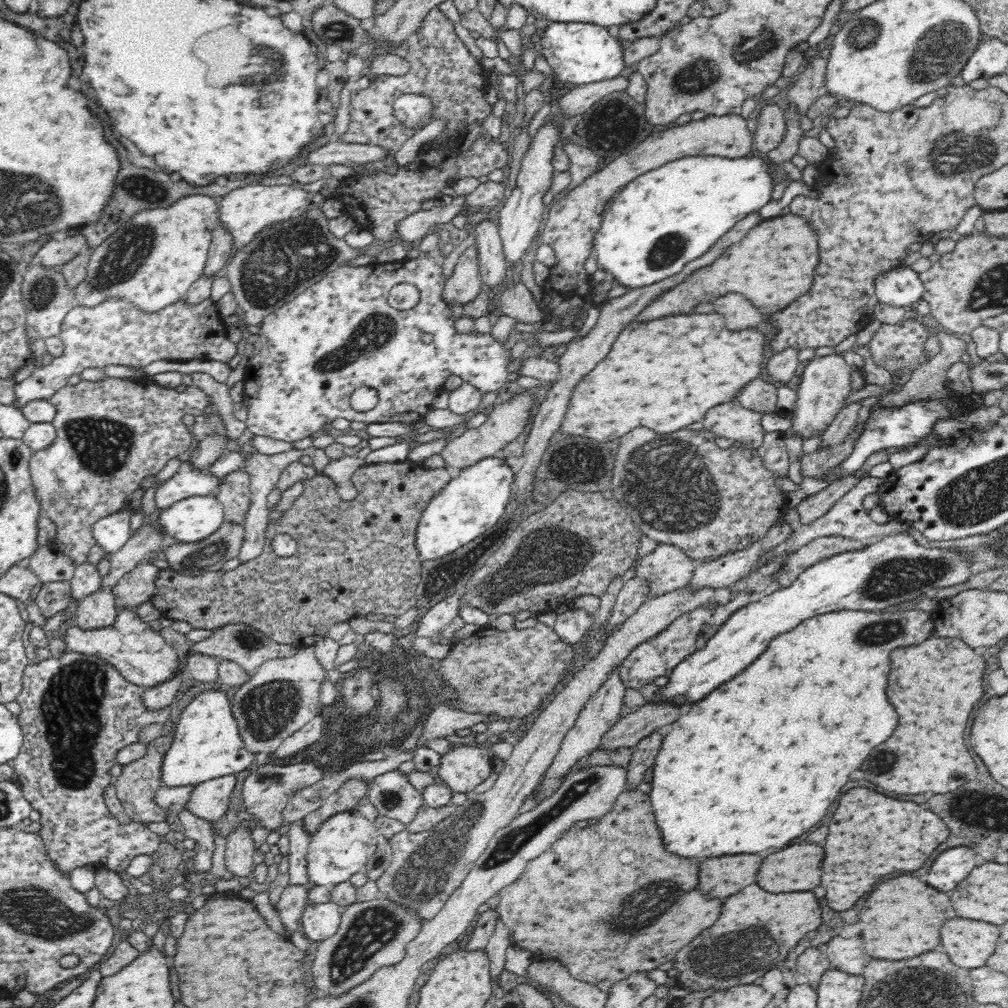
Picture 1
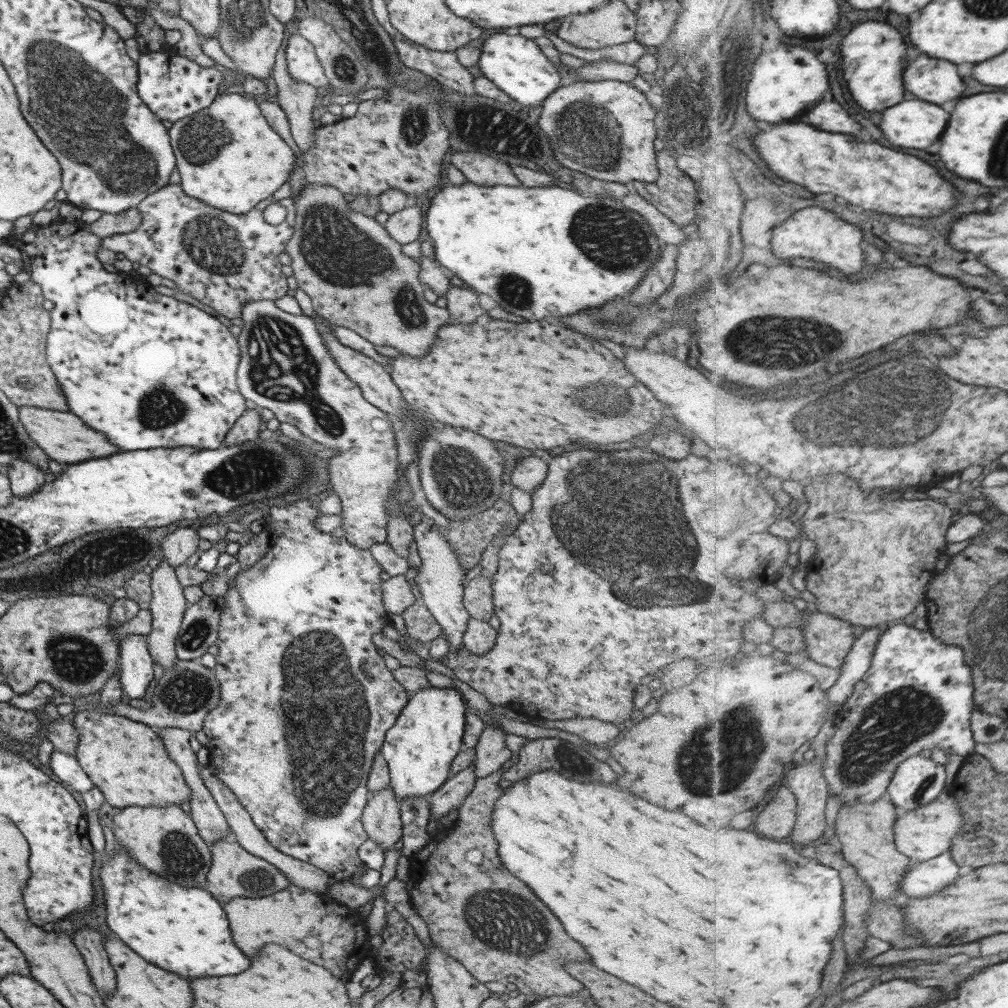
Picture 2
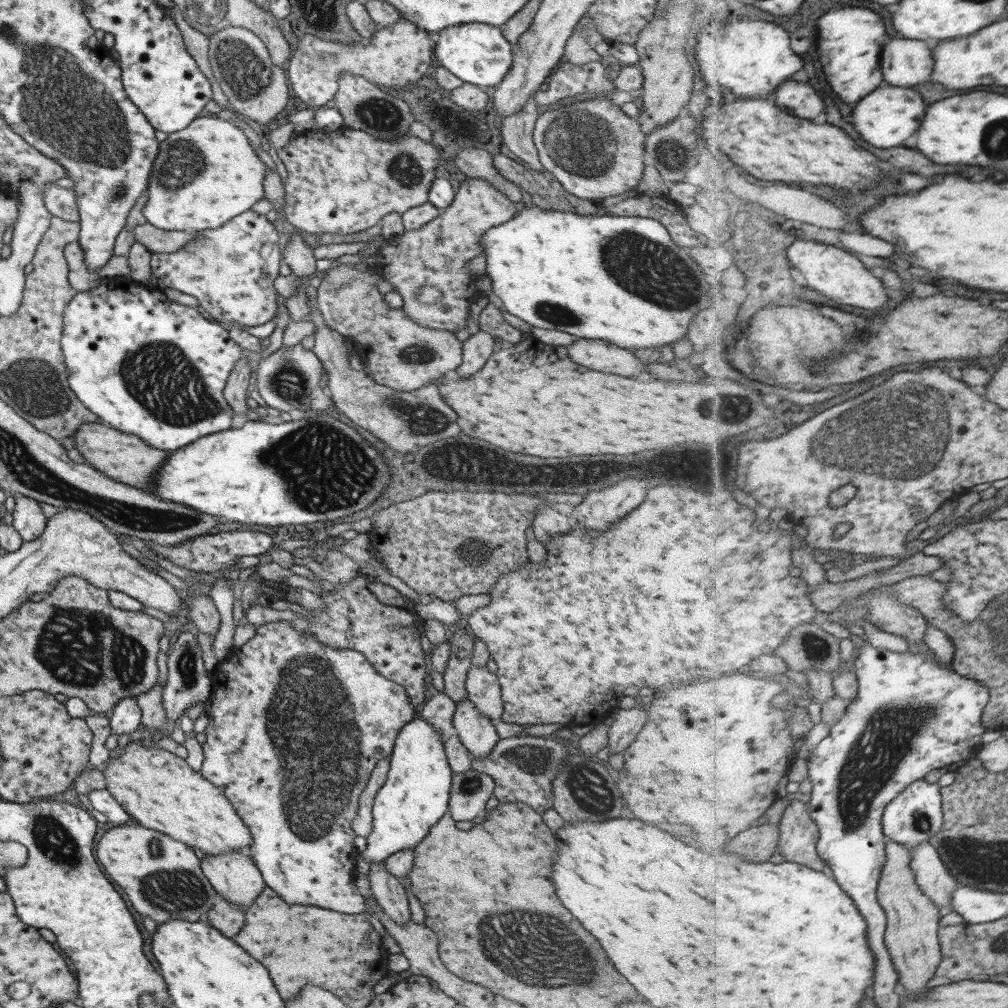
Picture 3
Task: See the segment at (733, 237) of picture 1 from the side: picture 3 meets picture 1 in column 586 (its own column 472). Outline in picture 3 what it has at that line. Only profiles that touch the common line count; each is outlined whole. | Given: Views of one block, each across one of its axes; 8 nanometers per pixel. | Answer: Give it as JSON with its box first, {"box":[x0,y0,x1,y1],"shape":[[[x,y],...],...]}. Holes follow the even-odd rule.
{"box":[456,329,495,376],"shape":[[[479,329],[471,334],[467,340],[464,340],[463,359],[460,366],[456,369],[460,376],[468,376],[474,374],[476,370],[480,370],[480,366],[491,357],[494,352],[495,337]]]}

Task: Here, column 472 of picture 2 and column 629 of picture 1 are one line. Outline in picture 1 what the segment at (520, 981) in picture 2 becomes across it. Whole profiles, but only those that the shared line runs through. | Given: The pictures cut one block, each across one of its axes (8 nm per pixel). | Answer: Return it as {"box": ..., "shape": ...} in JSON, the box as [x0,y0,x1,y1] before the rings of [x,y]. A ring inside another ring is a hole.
{"box":[498,789,722,985],"shape":[[[624,789],[613,802],[613,807],[599,818],[596,824],[588,825],[585,828],[572,827],[563,832],[558,840],[552,843],[543,853],[530,859],[525,866],[524,872],[518,878],[500,890],[500,904],[498,908],[499,918],[508,929],[512,945],[524,949],[534,956],[545,957],[546,960],[559,961],[566,968],[570,969],[570,975],[579,981],[597,985],[602,980],[610,980],[613,983],[620,982],[624,978],[636,975],[637,973],[649,973],[666,962],[672,961],[674,956],[692,939],[696,939],[703,930],[711,927],[719,917],[722,898],[709,898],[702,894],[697,888],[699,882],[698,858],[682,858],[677,854],[670,854],[663,846],[663,837],[655,821],[655,814],[652,811],[649,795],[636,789]],[[622,850],[630,850],[634,854],[634,860],[629,864],[620,862]]]}

